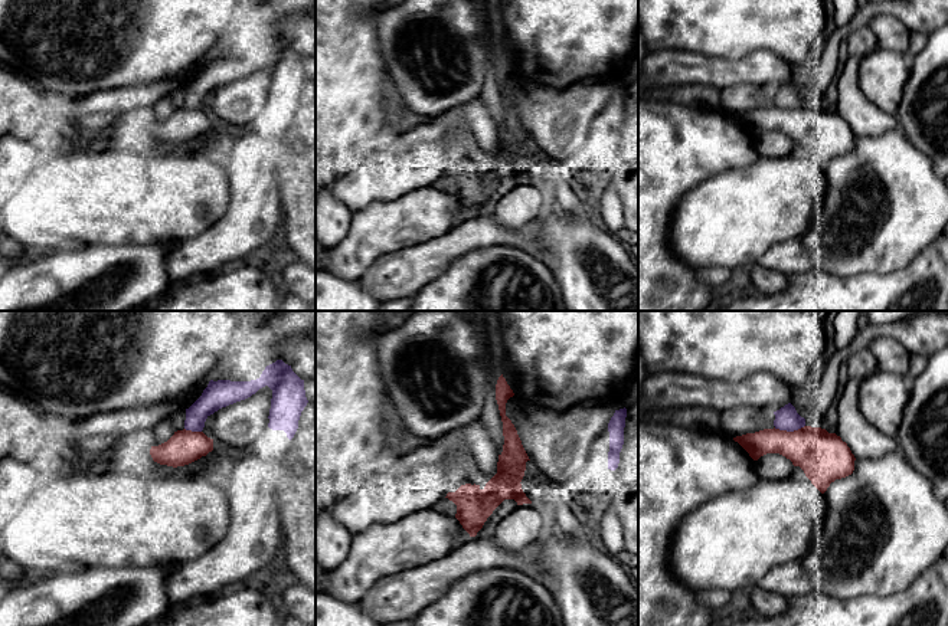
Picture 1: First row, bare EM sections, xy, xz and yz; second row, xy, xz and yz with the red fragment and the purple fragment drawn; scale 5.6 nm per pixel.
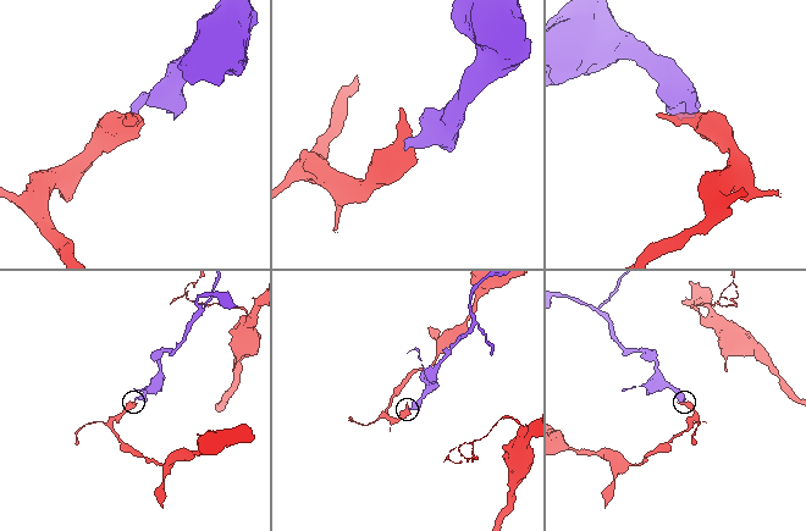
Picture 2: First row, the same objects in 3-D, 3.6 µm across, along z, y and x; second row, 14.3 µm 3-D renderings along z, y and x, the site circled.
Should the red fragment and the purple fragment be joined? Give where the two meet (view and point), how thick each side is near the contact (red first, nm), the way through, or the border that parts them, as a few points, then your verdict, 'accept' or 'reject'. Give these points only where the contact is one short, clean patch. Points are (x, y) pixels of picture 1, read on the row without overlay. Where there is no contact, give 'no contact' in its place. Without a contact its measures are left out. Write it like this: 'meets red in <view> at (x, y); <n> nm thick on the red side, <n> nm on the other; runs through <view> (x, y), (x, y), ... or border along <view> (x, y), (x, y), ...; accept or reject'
meets red in yz at (788, 110); 280 nm thick on the red side, 130 nm on the other; reject

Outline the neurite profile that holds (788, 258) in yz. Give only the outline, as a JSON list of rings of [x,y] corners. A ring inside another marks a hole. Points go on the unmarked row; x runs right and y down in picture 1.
[[[801,237],[778,242],[759,258],[761,268],[777,271],[787,278],[815,268],[811,253]]]

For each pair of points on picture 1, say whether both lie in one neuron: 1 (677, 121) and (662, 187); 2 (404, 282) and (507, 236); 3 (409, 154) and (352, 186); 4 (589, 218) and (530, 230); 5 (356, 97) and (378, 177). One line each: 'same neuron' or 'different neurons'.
1: same neuron
2: same neuron
3: same neuron
4: different neurons
5: different neurons

